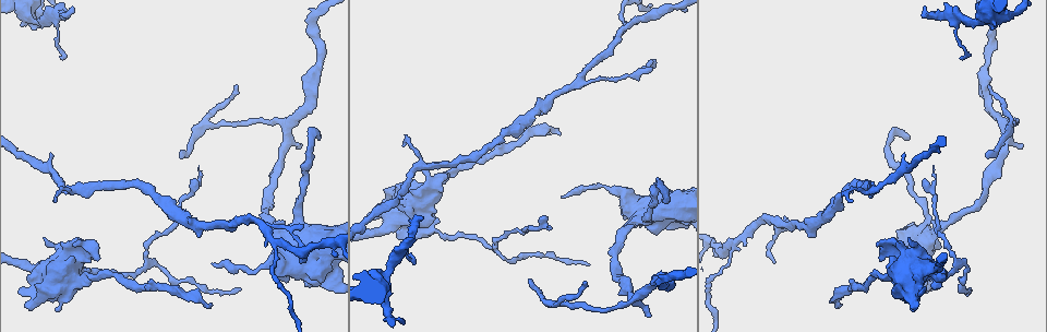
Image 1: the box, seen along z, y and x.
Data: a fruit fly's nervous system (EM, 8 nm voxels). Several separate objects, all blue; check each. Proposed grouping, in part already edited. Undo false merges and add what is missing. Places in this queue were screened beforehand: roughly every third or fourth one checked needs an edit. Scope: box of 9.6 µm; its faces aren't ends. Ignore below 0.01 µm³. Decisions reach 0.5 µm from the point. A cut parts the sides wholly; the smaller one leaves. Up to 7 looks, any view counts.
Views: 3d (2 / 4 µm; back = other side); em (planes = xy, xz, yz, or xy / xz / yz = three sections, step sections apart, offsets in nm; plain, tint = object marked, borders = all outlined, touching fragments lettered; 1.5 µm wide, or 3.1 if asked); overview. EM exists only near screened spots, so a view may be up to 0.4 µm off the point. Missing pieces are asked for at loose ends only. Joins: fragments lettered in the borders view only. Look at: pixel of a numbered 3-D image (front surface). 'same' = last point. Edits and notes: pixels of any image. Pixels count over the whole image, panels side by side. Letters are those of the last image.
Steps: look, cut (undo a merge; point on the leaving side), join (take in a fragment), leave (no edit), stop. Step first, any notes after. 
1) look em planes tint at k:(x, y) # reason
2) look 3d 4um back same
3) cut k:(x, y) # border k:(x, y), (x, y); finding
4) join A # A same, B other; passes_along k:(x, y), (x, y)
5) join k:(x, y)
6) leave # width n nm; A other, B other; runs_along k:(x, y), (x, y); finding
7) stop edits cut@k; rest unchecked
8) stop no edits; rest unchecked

look 3d 4um at 1:(286, 233) # thick turns thin

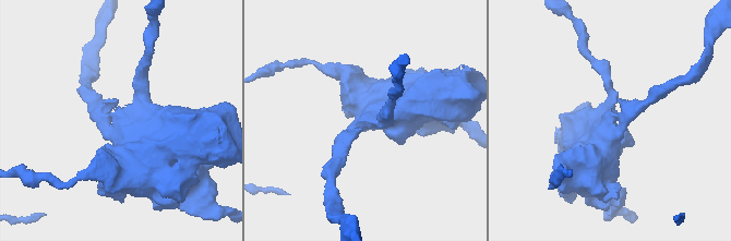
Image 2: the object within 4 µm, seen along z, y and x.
look em xz step 4 tint at 2:(115, 117) # arms 3; arm_widths 190, 200, 650 nm; need the tissue

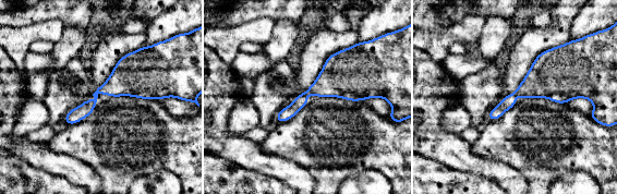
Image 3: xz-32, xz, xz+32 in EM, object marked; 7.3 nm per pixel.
look em planes borders same # cut it another way

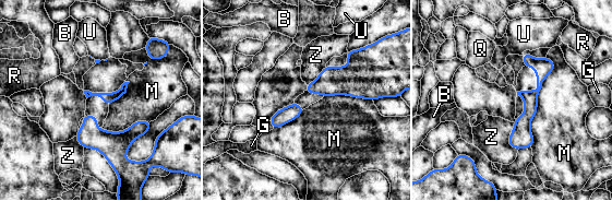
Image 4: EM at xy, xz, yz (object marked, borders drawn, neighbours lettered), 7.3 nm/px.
leave # longest_contact M 700 nm; B other, G other, M other, Q other, R other, U other, Z other; runs_along 4:(525, 56), (540, 71), (525, 119), (529, 144); all the same neuron

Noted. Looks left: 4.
look 3d 2um back at 1:(990, 86) # tapers out

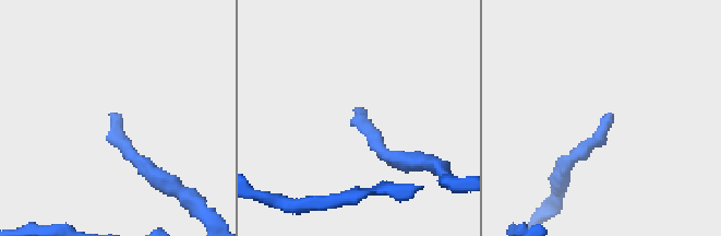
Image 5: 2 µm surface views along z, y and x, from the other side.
look em planes tint at 5:(611, 113) # shape alone is not enough

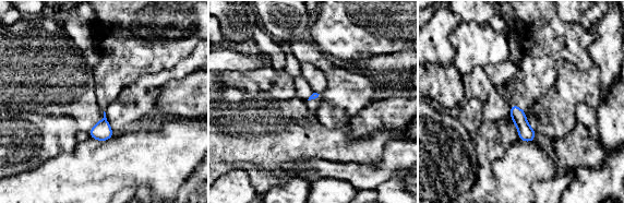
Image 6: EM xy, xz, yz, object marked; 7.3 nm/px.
look em planes borders same # see the neighbours

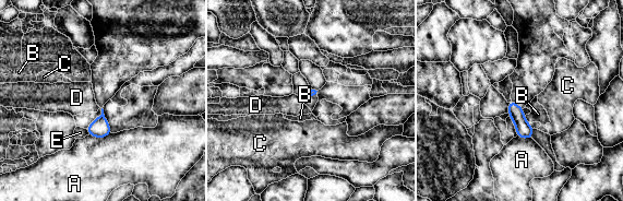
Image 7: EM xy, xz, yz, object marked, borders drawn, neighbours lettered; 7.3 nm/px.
leave # longest_contact A 170 nm; A other, B other, C other, D other, E other; border 7:(85, 129), (88, 134); no lettered fragment goes on from it

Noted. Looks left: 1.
stop no edits; rest unchecked

